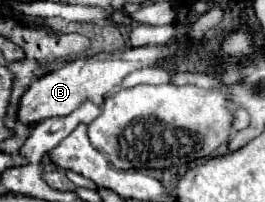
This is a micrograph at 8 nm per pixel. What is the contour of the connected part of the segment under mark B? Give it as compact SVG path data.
M172 41L164 47L128 47L116 53L98 53L92 57L82 57L72 63L66 63L64 67L58 67L38 81L30 83L30 87L24 91L18 103L18 121L24 125L36 125L42 119L50 117L66 117L70 115L82 101L90 99L92 103L104 103L104 99L114 93L122 79L142 67L154 67L162 57L168 57L176 53L182 45L178 41Z

